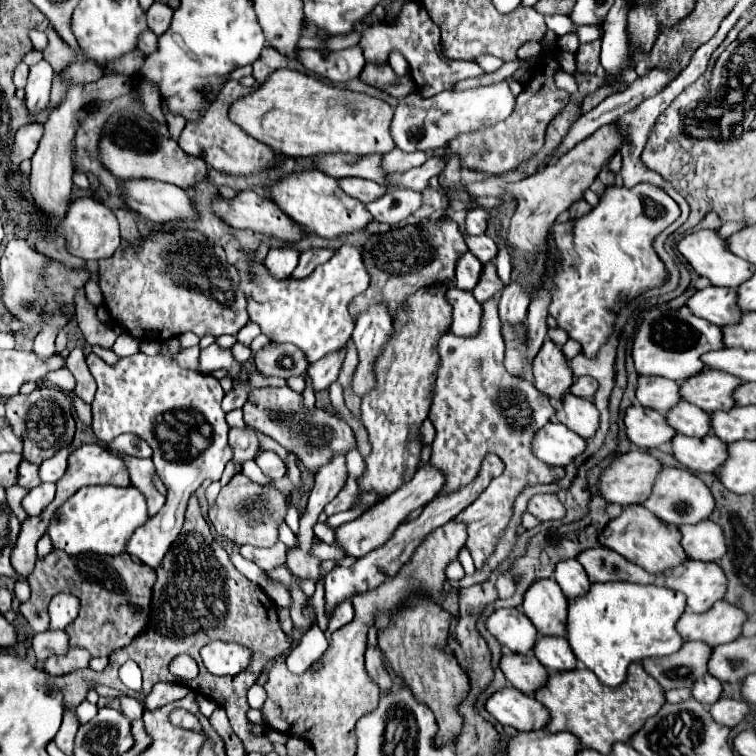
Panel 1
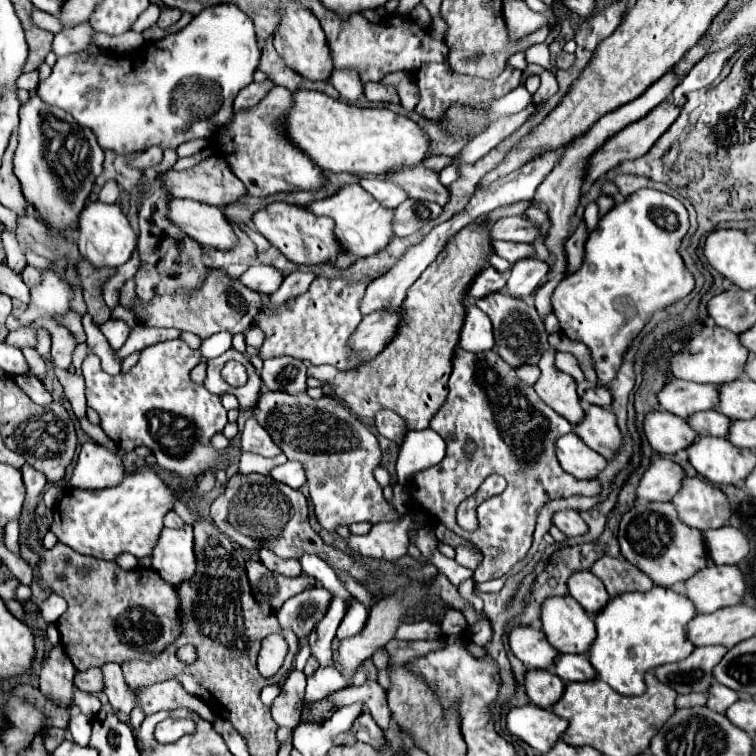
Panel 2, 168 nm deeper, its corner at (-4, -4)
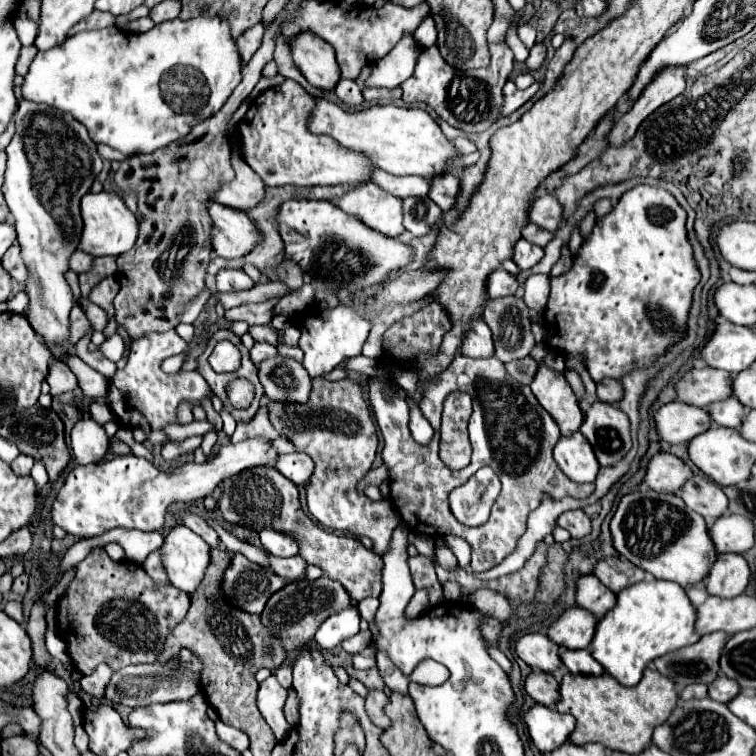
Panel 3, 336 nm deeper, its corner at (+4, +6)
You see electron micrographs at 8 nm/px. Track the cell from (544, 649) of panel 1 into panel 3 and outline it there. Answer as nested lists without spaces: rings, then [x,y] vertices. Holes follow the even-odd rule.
[[[589,649],[563,651],[561,659],[563,659],[565,667],[569,669],[569,673],[575,673],[575,675],[603,675],[605,673],[605,669],[599,667],[595,657],[591,657]]]

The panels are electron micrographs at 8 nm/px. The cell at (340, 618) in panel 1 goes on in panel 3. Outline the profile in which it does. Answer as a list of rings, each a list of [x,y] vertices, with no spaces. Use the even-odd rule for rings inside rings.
[[[349,607],[321,623],[319,631],[315,633],[315,643],[319,645],[319,649],[329,651],[335,649],[341,641],[353,637],[355,633],[359,633],[359,611],[355,607]]]

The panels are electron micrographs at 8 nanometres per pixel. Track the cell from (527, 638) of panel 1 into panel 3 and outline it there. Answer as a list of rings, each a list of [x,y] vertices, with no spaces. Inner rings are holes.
[[[527,633],[519,637],[515,645],[515,653],[533,669],[555,673],[563,663],[559,657],[559,647],[541,633]]]

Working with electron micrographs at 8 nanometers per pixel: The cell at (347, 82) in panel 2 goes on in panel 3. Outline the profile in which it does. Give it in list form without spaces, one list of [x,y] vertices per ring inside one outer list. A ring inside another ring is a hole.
[[[341,79],[335,87],[335,93],[337,97],[347,103],[347,105],[361,105],[363,103],[363,95],[361,95],[361,87],[355,83],[355,81],[347,81],[347,79]]]

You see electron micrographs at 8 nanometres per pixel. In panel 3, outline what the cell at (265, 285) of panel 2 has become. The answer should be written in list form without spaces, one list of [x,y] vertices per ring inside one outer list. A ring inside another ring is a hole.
[[[223,269],[217,273],[217,293],[243,291],[251,287],[253,287],[253,281],[245,275],[243,269]]]

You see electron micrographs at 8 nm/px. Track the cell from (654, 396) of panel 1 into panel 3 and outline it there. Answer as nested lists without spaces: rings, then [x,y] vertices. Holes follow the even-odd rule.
[[[691,369],[677,383],[677,397],[689,405],[707,407],[731,397],[731,379],[733,375],[721,369]]]

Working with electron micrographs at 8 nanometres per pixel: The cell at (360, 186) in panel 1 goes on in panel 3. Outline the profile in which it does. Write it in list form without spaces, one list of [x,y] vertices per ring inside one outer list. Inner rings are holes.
[[[377,169],[373,173],[373,181],[389,191],[391,195],[397,195],[397,197],[427,197],[429,195],[429,189],[431,189],[431,183],[429,179],[425,177],[399,177],[399,175],[391,175],[391,173],[385,173],[381,169]]]

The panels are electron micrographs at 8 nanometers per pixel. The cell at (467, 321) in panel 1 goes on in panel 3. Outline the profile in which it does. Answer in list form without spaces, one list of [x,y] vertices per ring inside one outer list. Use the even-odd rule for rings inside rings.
[[[475,319],[471,331],[463,337],[461,353],[471,359],[487,359],[495,355],[493,339],[491,339],[491,329],[483,319]]]

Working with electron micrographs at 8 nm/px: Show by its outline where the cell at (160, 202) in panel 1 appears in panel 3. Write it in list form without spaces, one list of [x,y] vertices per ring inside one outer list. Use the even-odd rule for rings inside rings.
[[[211,203],[209,213],[215,223],[213,245],[219,257],[227,261],[245,257],[263,241],[261,231],[243,211],[229,209],[219,203]]]

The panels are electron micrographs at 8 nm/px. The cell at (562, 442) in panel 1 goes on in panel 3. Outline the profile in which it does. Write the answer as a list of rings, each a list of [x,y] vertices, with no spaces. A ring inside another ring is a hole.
[[[577,431],[571,437],[561,437],[555,445],[555,461],[561,471],[575,483],[591,483],[597,477],[599,463],[587,439]]]

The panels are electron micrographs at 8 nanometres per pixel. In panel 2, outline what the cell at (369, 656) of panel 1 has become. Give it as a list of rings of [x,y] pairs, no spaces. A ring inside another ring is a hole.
[[[367,679],[361,687],[347,687],[347,699],[349,697],[353,697],[355,703],[363,703],[383,731],[391,725],[391,709],[387,705],[385,689],[377,681]]]

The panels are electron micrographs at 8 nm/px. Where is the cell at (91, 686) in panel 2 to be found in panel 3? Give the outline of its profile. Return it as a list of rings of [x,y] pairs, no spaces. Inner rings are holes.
[[[99,665],[99,667],[95,669],[95,673],[83,675],[81,681],[79,681],[79,685],[81,685],[81,689],[83,689],[87,695],[91,695],[91,697],[95,697],[95,699],[103,699],[103,697],[105,697],[105,689],[107,689],[111,677],[113,677],[111,667],[109,667],[109,665]]]

